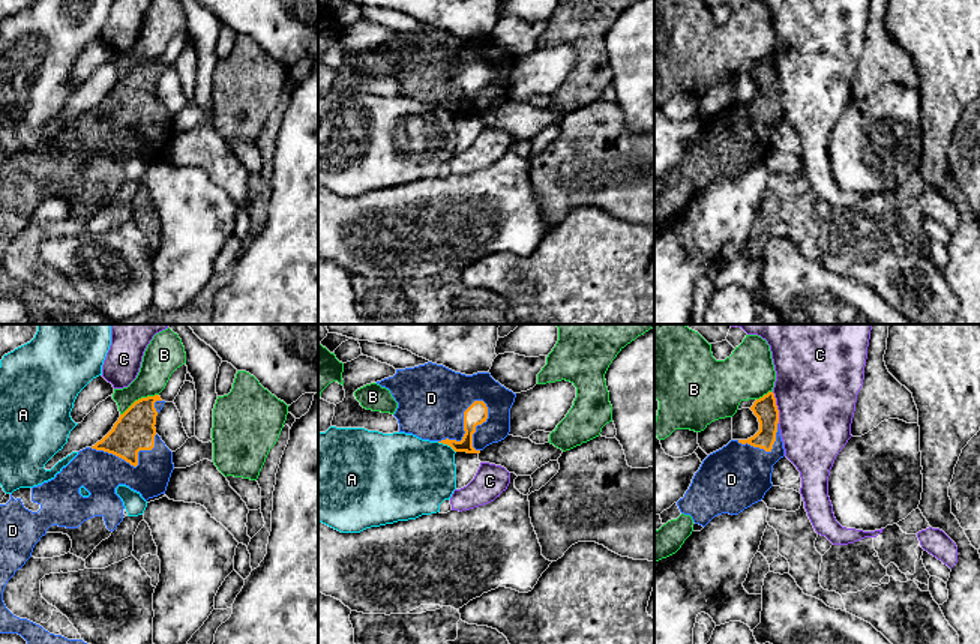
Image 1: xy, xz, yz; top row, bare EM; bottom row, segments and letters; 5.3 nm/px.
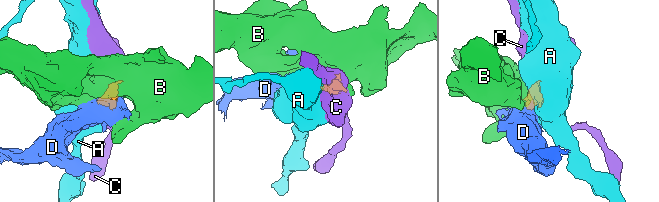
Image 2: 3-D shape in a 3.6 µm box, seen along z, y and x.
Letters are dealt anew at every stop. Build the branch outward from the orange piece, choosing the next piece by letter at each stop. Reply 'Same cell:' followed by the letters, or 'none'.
Same cell: D

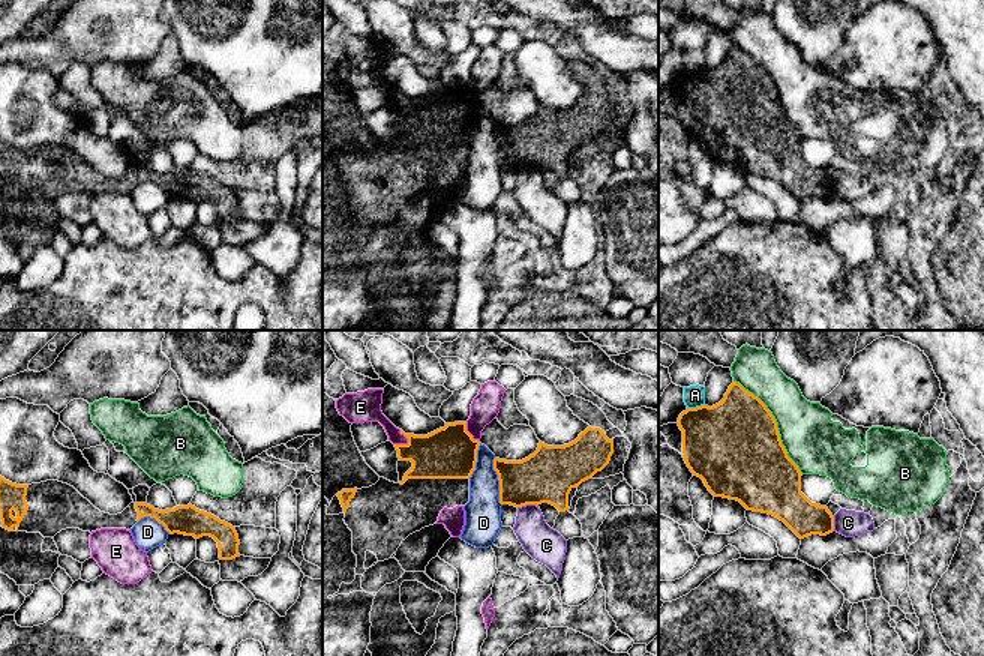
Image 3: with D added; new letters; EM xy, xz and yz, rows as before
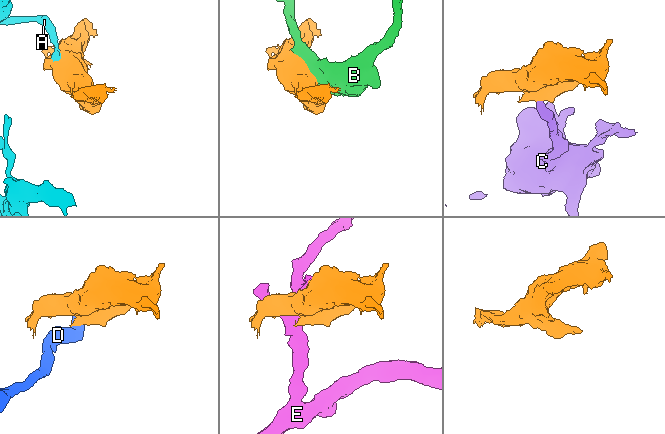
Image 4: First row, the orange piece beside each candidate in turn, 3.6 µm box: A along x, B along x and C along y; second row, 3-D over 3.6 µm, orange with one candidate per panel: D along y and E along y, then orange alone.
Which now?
Same cell: none

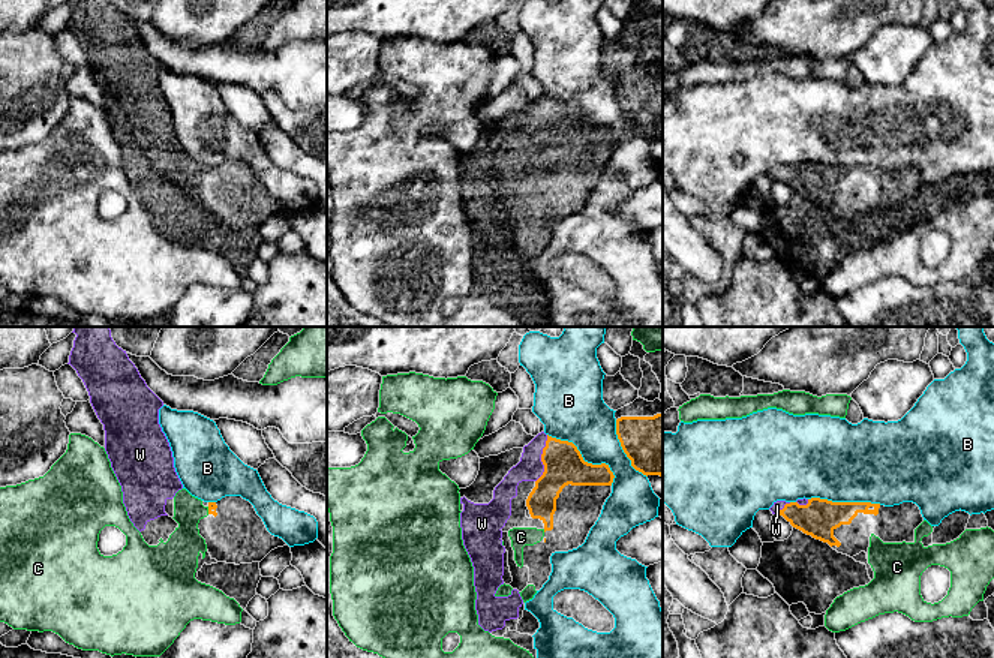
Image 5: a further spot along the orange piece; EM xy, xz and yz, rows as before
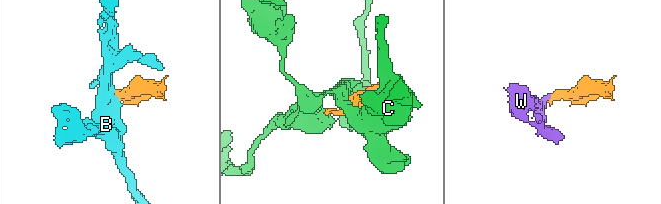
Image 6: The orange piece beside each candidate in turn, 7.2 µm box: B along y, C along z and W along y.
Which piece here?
Same cell: W

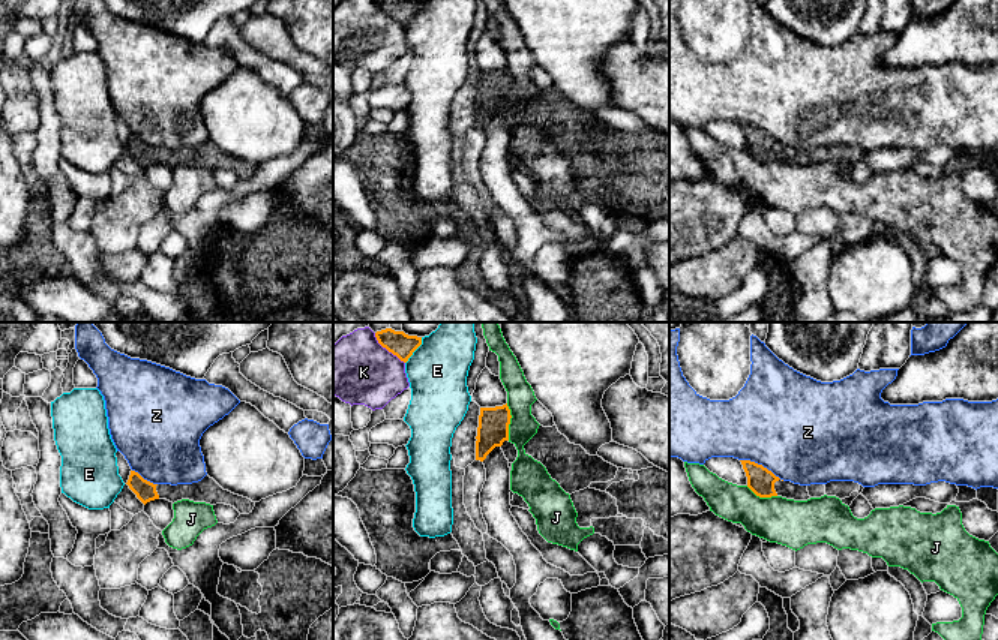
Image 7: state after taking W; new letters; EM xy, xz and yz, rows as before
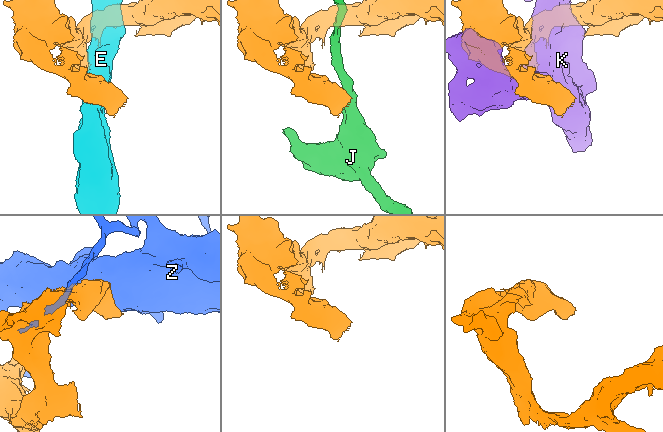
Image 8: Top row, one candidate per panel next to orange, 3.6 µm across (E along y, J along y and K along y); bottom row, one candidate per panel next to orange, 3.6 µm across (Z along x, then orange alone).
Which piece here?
Same cell: none

